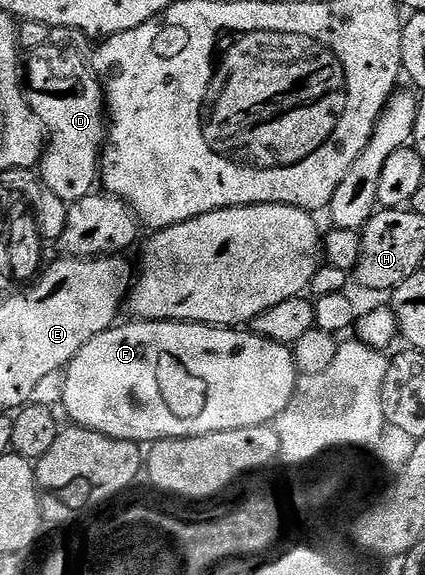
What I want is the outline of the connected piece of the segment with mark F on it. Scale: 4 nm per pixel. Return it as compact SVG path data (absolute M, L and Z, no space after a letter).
M133 319L130 322L130 325L118 323L113 328L95 335L95 339L91 339L85 344L64 370L61 405L63 410L65 409L66 415L73 420L70 422L74 426L90 429L99 435L107 435L111 439L120 441L152 443L170 441L173 437L202 437L219 431L235 431L243 427L268 425L273 423L276 417L284 411L284 408L291 403L299 374L293 362L293 351L290 346L268 341L257 333L246 331L241 327L218 327L216 325L194 325L183 321L143 321L140 319Z

